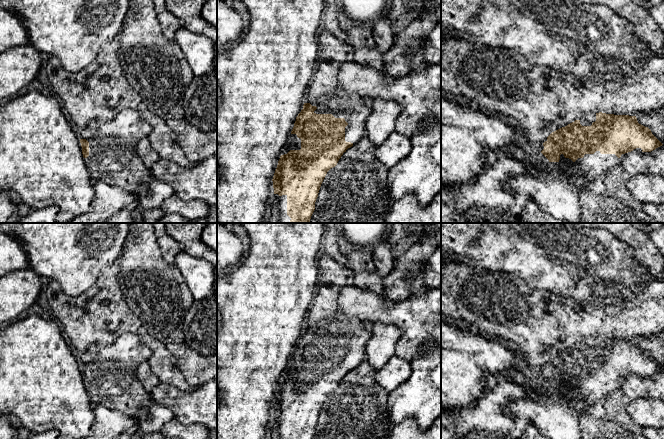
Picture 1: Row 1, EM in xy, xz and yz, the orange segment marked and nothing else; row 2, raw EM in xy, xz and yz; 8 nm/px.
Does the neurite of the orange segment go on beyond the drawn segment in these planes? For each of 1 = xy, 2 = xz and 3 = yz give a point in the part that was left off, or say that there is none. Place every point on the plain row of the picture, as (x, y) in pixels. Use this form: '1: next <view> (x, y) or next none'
1: next xy (113, 383)
2: next xz (351, 330)
3: next yz (594, 390)

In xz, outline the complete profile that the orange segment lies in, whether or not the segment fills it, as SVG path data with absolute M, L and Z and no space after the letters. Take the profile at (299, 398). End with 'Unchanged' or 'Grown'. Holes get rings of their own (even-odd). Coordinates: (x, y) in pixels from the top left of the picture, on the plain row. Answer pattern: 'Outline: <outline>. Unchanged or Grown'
Outline: M340 312L318 320L311 327L304 327L296 341L294 351L284 369L273 400L274 418L280 420L276 433L279 439L312 439L321 408L327 396L335 391L344 376L357 368L366 357L366 345L371 334L366 330L364 321L355 316Z. Grown

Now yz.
Outline: M589 337L579 344L568 348L546 361L540 367L528 372L530 384L539 391L557 390L582 397L590 409L601 409L607 395L621 388L621 379L641 372L642 376L651 376L663 368L652 358L648 351L638 347L636 340L614 339L606 337Z. Grown

